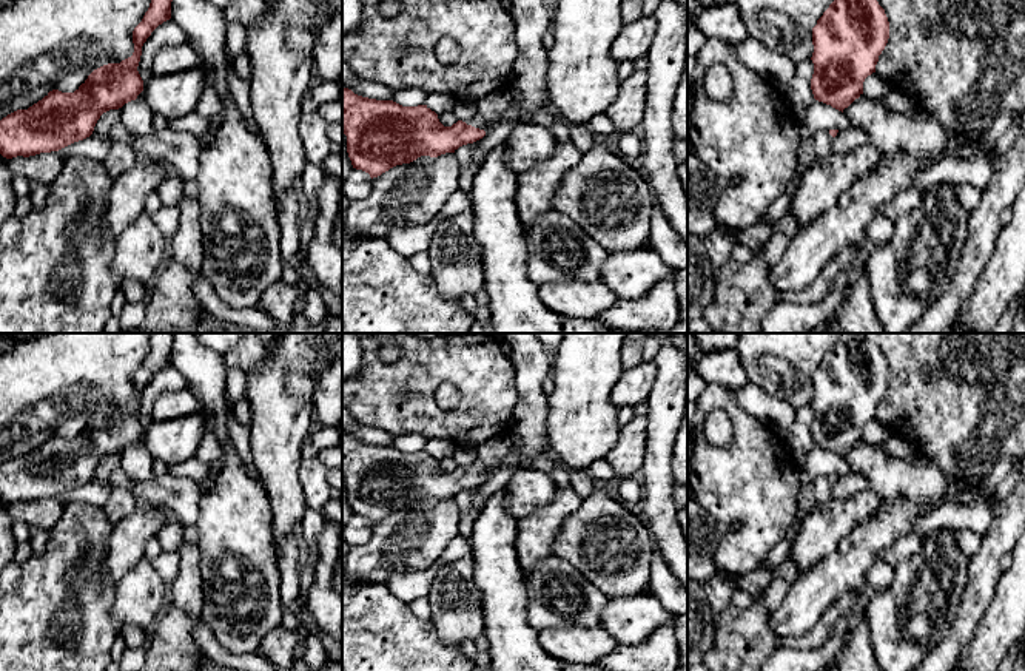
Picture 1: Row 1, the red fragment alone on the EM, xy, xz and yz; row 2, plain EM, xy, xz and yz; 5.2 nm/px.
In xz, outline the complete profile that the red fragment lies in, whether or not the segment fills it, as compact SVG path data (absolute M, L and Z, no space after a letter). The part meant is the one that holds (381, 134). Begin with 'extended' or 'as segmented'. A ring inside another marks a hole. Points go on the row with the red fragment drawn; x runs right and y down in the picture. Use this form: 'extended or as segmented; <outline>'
extended; M546 0L501 2L515 20L519 54L512 68L510 85L519 94L523 110L510 106L492 122L475 116L465 122L458 120L452 126L444 126L438 114L427 105L402 106L393 100L368 99L342 88L342 133L347 136L347 153L353 168L368 173L373 179L396 165L410 164L421 156L438 157L445 153L455 153L459 147L482 139L501 120L521 122L533 110L549 106L546 82L549 51L543 46L543 37L552 29L553 9Z

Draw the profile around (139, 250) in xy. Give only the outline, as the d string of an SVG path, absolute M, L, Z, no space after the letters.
M145 211L116 239L111 268L123 281L150 285L162 267L168 241Z

